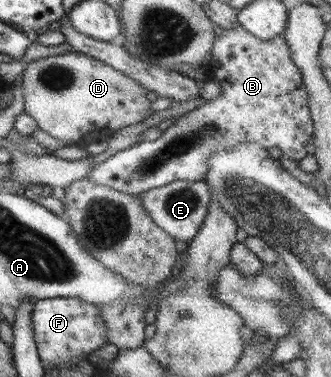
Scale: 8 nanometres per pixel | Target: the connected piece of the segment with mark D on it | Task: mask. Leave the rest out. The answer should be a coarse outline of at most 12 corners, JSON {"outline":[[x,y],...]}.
{"outline":[[73,50],[27,63],[22,112],[65,145],[107,140],[151,103]]}

